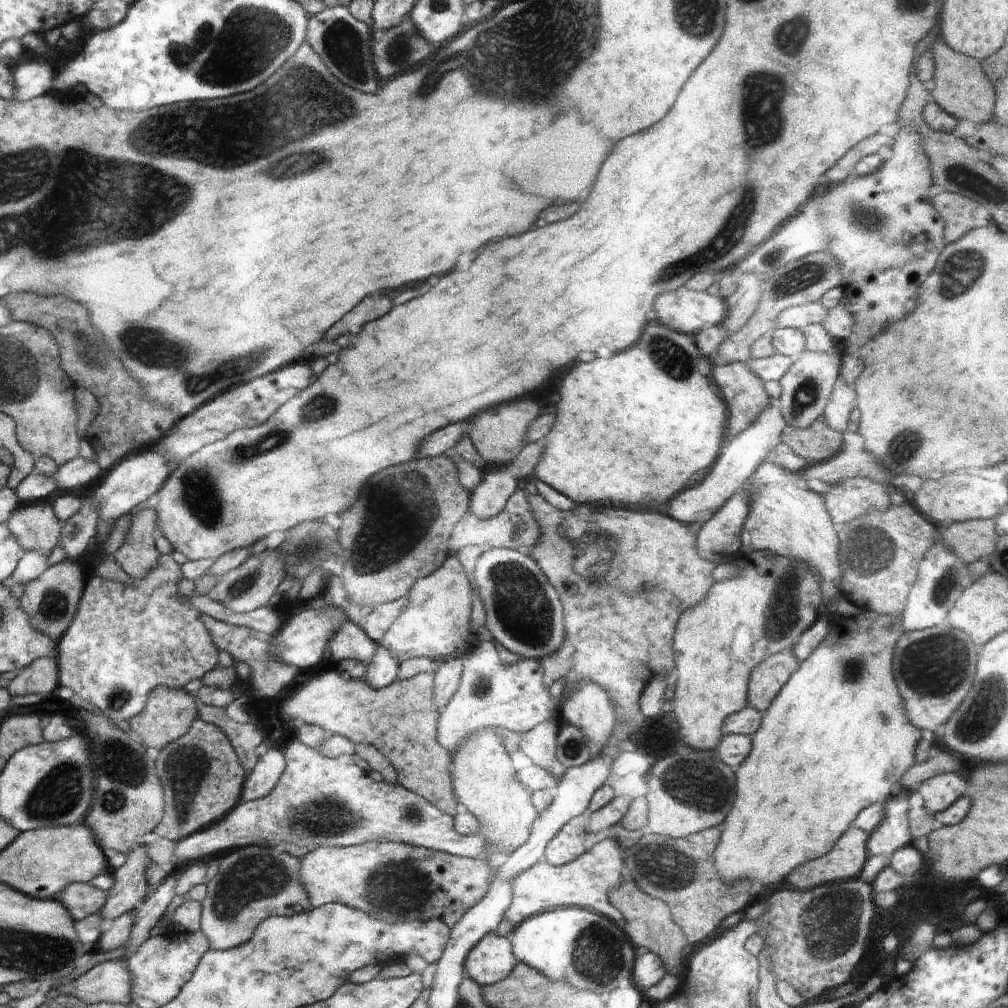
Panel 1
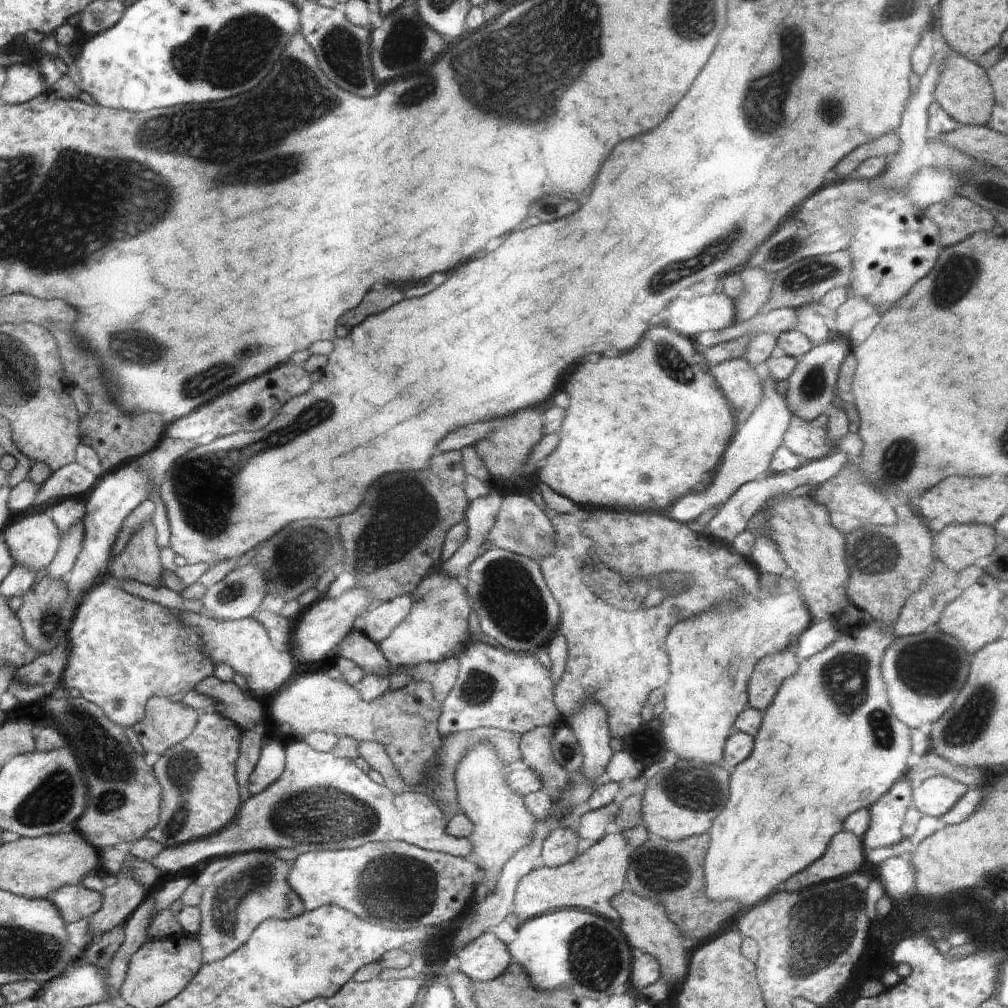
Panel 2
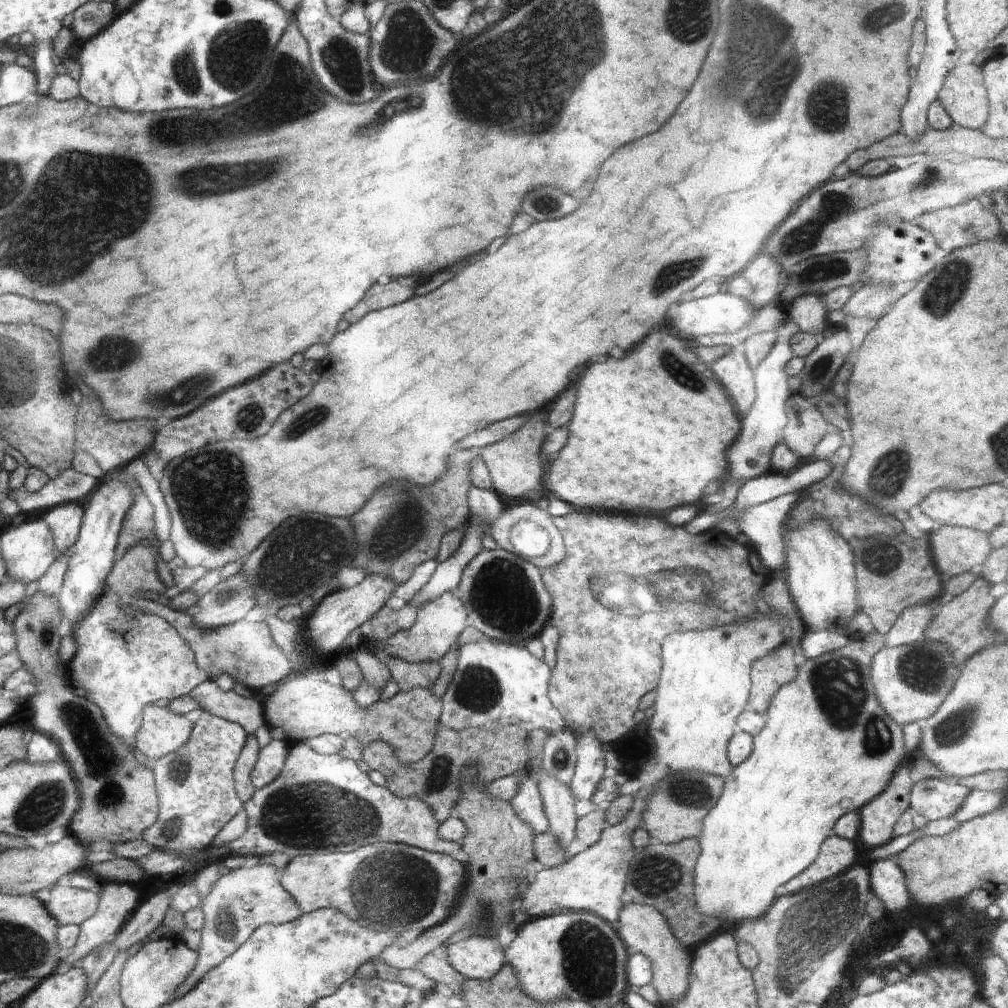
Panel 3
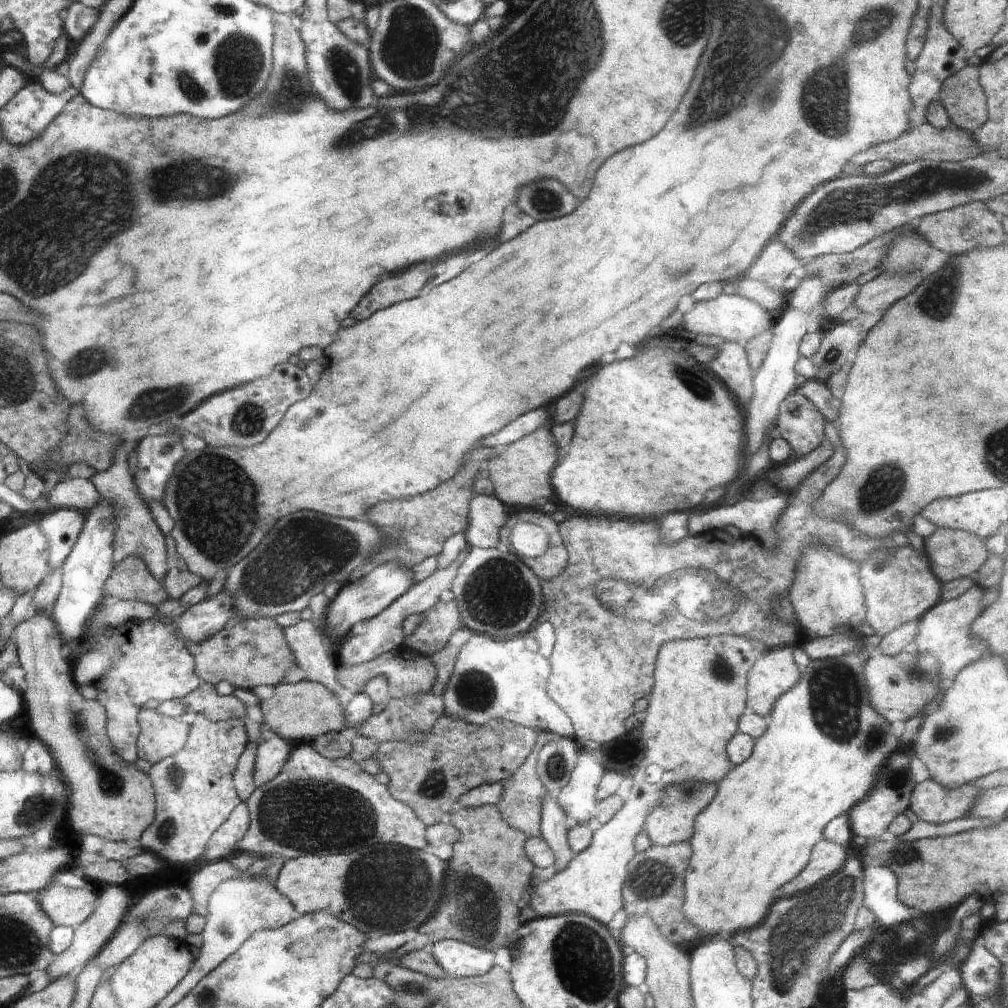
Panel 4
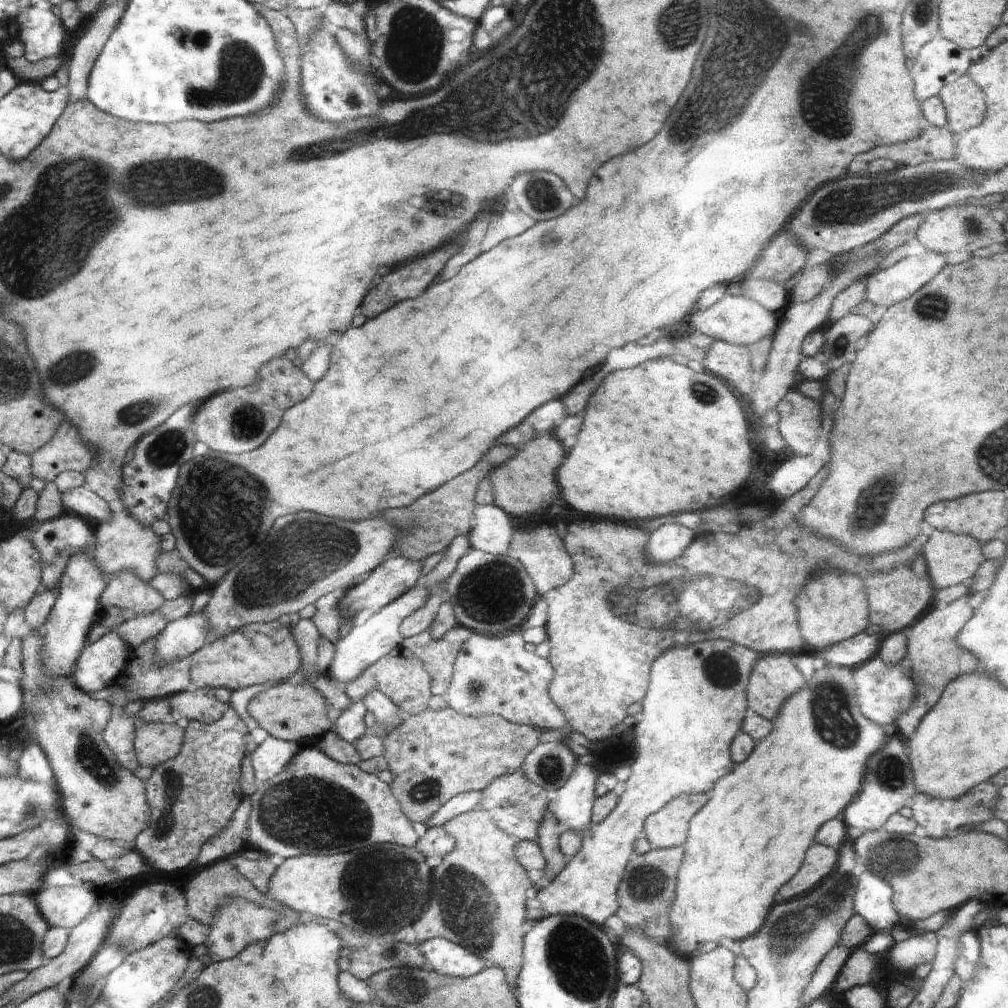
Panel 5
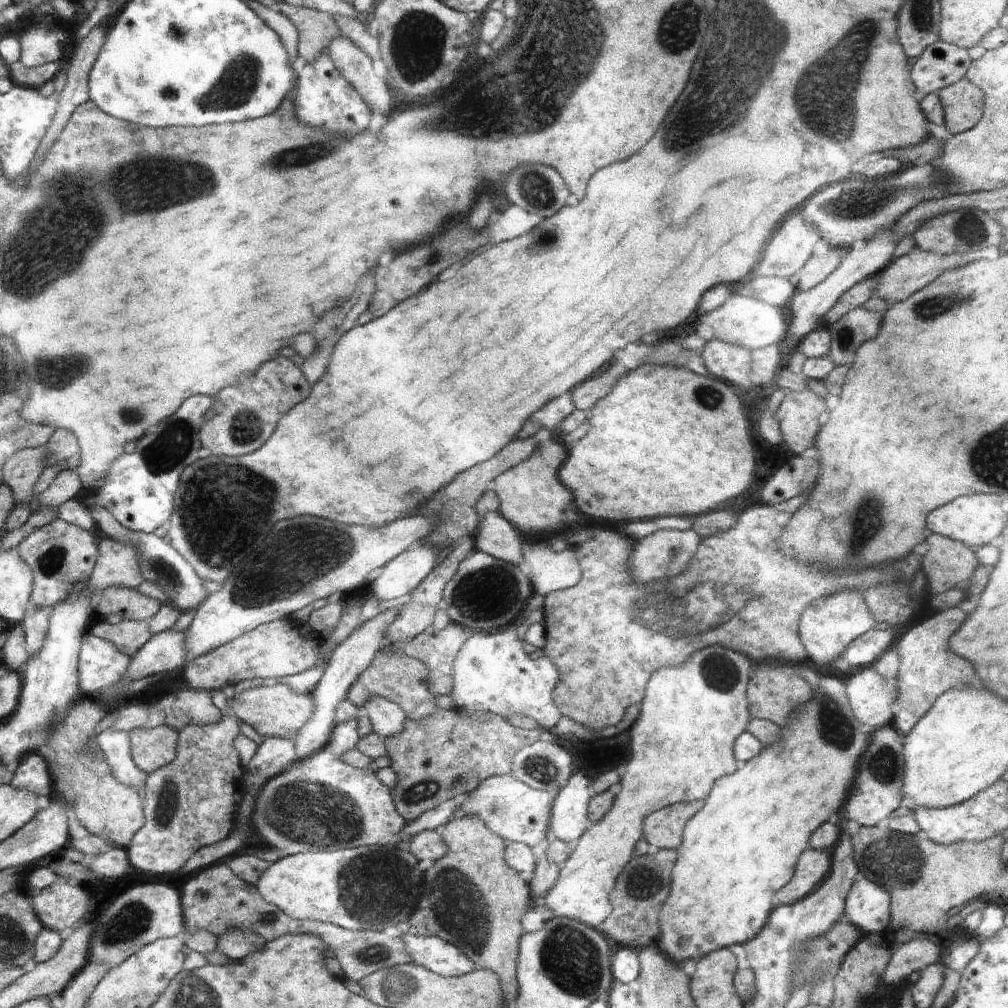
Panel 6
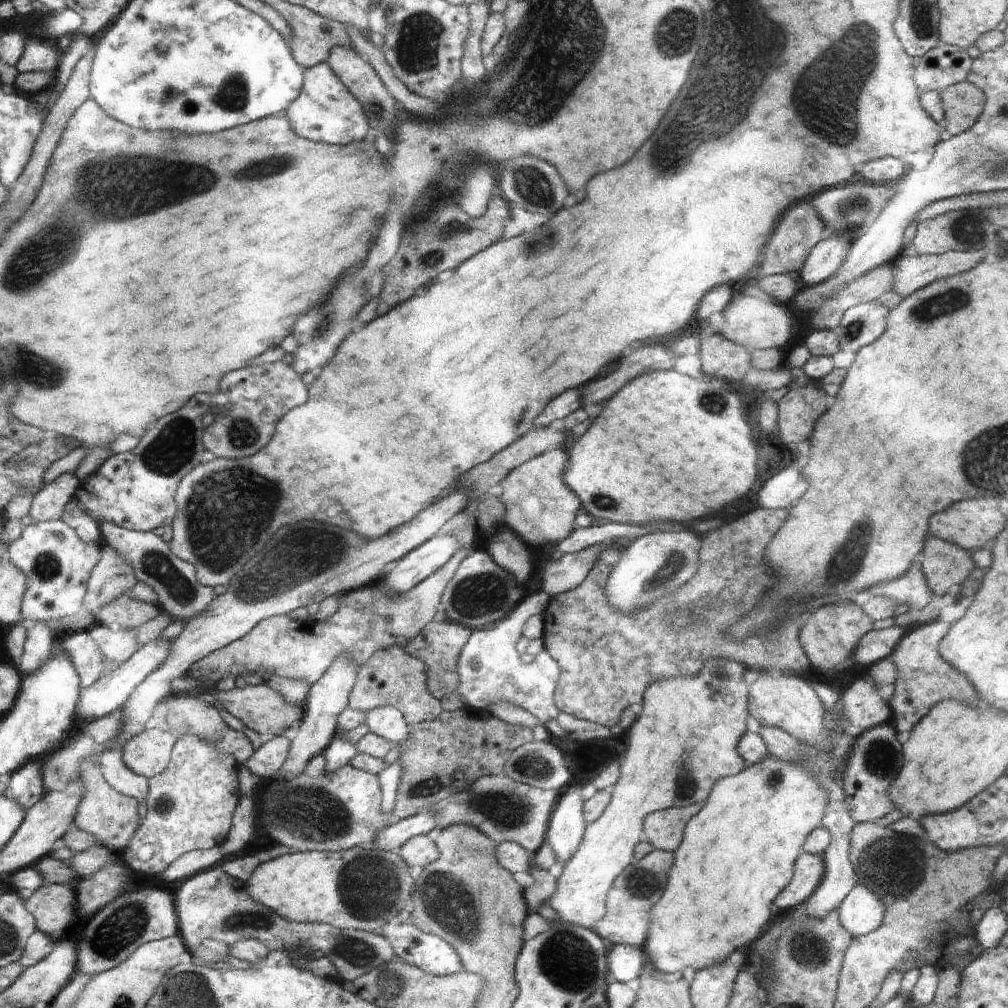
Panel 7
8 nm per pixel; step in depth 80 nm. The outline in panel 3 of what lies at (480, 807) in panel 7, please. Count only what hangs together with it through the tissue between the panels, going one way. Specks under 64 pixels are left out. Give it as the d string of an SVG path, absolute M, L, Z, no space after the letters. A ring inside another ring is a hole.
M522 778L520 792L512 798L512 806L516 814L522 818L522 822L530 824L538 832L548 830L548 818L544 814L544 804L538 792L538 786L532 778Z

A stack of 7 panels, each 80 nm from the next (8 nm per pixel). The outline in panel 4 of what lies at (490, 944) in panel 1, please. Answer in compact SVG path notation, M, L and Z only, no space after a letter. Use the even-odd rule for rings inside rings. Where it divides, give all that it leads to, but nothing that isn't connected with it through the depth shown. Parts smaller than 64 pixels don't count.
M442 940L434 944L432 956L448 972L448 976L470 978L486 974L494 966L494 952L470 946L458 940Z

